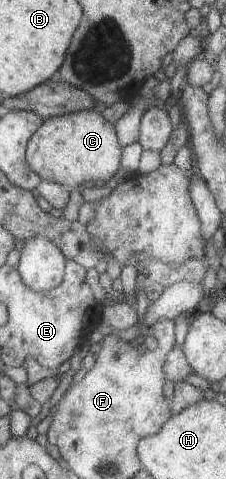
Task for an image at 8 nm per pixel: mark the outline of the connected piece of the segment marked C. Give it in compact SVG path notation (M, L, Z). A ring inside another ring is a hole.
M102 108L79 110L44 120L27 144L29 168L42 180L49 180L70 190L82 189L87 182L110 182L121 178L122 149L115 124L107 121Z

